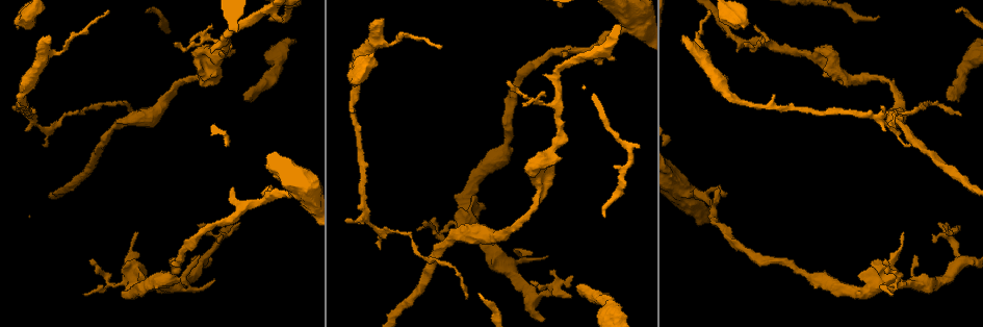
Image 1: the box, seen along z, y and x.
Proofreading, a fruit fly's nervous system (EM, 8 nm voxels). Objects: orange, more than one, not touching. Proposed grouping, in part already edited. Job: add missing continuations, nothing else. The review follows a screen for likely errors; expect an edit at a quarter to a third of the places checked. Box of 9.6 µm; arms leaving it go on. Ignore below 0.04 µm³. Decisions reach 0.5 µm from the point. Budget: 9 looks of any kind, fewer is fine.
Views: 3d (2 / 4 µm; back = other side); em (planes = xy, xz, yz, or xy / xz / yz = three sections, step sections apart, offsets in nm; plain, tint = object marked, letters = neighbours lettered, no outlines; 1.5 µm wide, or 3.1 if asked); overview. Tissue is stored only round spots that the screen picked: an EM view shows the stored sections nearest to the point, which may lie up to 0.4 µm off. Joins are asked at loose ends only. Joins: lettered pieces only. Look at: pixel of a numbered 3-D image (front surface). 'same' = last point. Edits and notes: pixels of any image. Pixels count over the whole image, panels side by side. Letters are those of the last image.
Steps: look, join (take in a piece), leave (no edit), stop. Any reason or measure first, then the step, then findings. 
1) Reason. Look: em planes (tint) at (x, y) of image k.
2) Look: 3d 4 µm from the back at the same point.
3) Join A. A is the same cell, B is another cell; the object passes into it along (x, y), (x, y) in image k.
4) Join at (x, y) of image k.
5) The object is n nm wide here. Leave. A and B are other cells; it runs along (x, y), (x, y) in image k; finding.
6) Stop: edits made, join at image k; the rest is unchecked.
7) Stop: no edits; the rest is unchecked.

Thin end. Look: 3d 2 µm at (959, 227) of image 1.

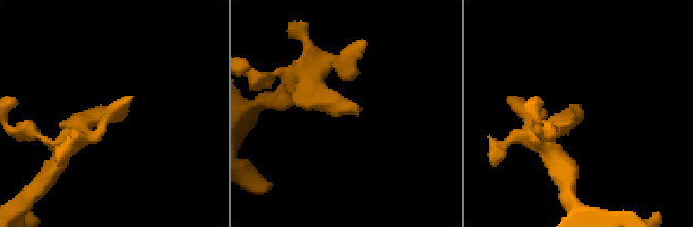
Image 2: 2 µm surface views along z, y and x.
Look: em planes (plain) at (126, 110) of image 2.

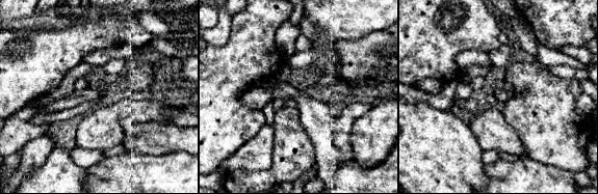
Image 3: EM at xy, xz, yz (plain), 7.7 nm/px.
Look: em planes (letters) at the same point.

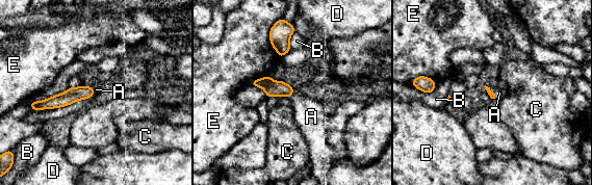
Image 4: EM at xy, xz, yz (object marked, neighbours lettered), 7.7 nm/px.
Join A. A is the same cell, B, C, D and E are other cells; the object passes into it along (491, 94), (493, 93), (499, 93) in image 4; it goes on there.

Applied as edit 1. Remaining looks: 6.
Redraw. Look: overview.

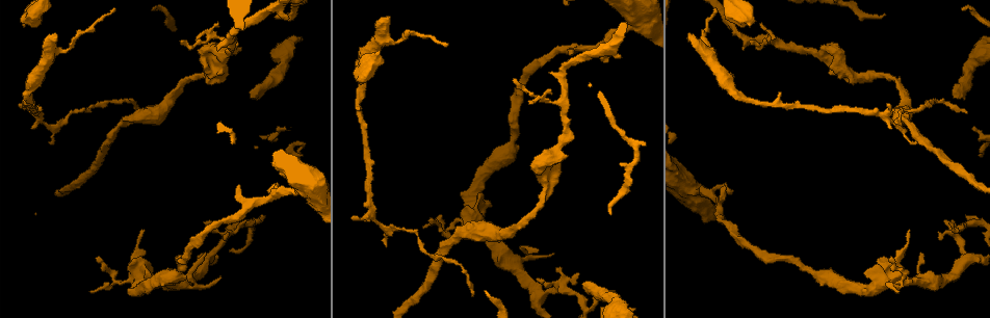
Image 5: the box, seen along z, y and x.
An open end. Look: 3d 4 µm at (587, 283) of image 5.

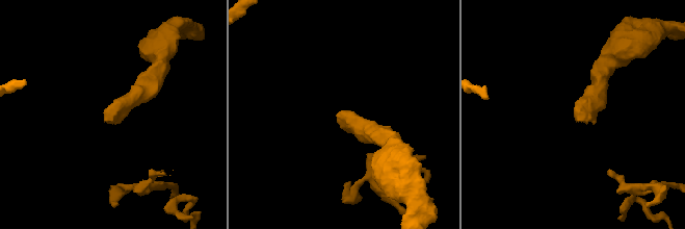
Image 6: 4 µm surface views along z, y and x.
Look: em xy step 4 (letters) at (108, 119) of image 6.

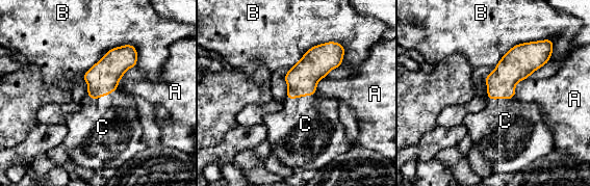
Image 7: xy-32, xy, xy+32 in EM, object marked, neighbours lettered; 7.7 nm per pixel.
Another direction. Look: em planes (letters) at the same point.

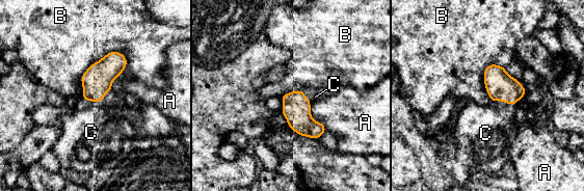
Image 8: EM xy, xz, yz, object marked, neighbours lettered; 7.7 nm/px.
Join C. C is the same cell, A and B are other cells; the cell continues.

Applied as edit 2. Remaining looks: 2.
Look: overview.

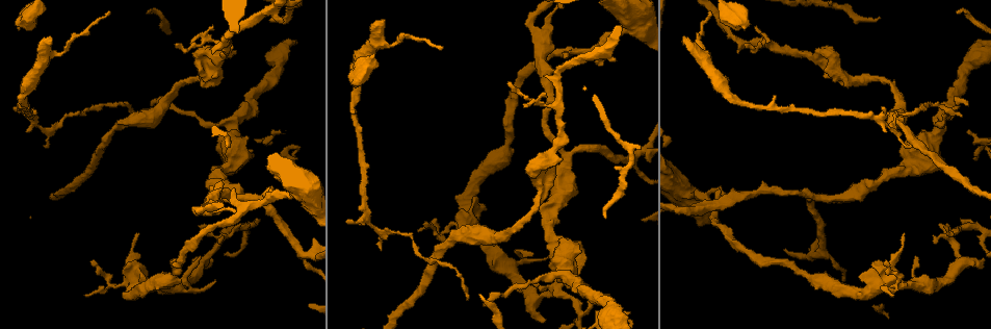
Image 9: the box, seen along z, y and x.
Free end. Look: em planes (letters) at (282, 23) of image 9.

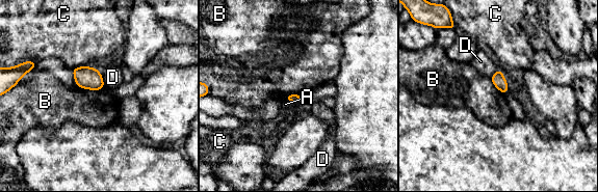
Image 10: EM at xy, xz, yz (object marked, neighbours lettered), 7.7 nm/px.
The longest contact is with B, 220 nm. Leave. A, B, C and D are other cells; a border runs along (77, 86), (90, 89), (104, 87) in image 10; none of them fits.

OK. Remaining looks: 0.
Stop: edits made, join at image 4, join at image 8; the rest is unchecked.

